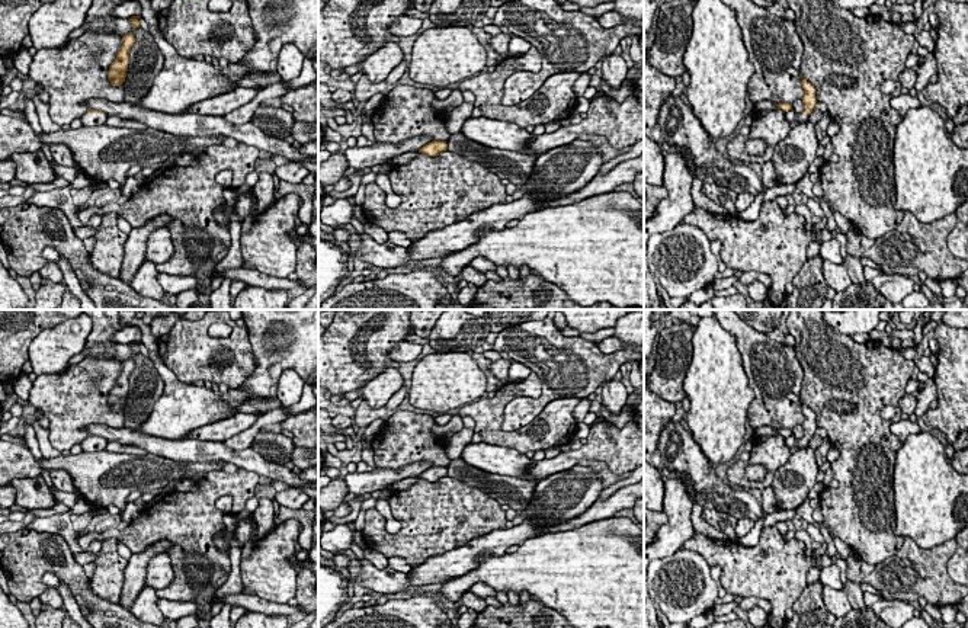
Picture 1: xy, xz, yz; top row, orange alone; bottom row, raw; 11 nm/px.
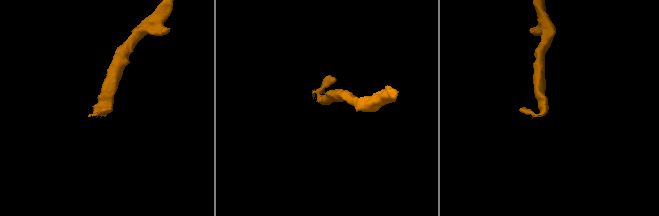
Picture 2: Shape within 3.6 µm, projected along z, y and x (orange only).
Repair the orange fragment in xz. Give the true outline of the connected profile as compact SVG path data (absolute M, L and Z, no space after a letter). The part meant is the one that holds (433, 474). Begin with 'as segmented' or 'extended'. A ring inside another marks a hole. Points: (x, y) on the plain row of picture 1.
as segmented; M432 467L432 468L423 471L419 475L419 478L423 478L423 480L430 481L430 483L436 483L440 478L446 477L446 474L448 474L446 467Z

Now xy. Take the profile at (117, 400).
as segmented; M134 359L122 361L122 371L116 379L115 387L109 392L108 404L112 411L119 411L125 407L128 388L129 388L129 375L134 371Z

